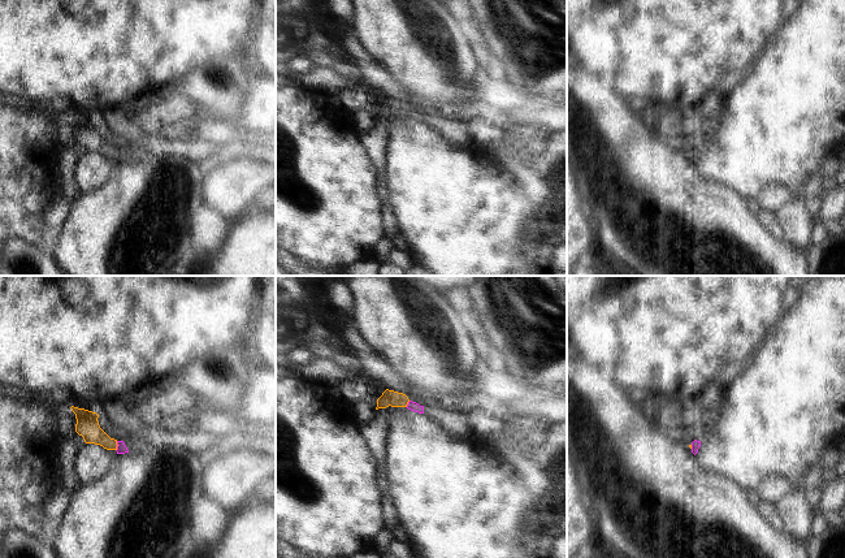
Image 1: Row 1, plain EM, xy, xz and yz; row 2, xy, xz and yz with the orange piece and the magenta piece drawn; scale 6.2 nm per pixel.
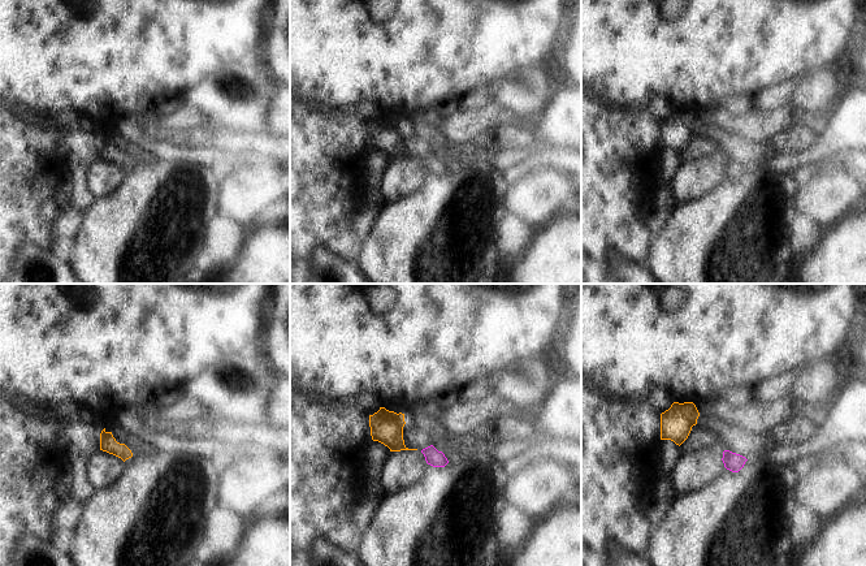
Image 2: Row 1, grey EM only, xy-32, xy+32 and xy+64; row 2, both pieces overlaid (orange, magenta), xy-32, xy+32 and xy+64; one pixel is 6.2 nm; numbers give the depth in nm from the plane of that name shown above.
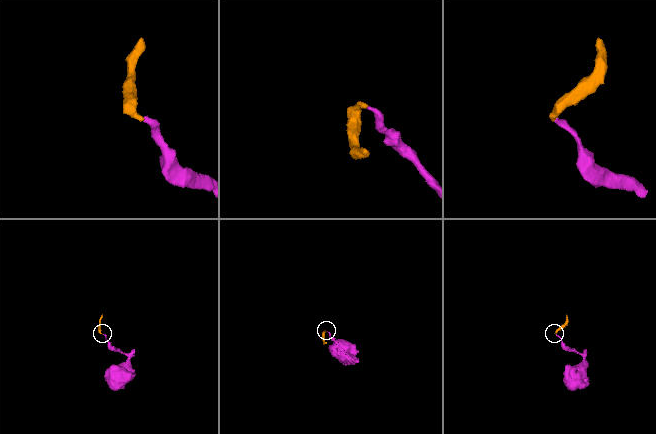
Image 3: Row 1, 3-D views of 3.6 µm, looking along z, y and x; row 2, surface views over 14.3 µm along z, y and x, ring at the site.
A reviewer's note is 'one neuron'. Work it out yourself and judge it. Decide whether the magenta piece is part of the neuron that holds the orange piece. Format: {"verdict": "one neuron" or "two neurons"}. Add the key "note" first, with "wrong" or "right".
{"note": "right", "verdict": "one neuron"}

